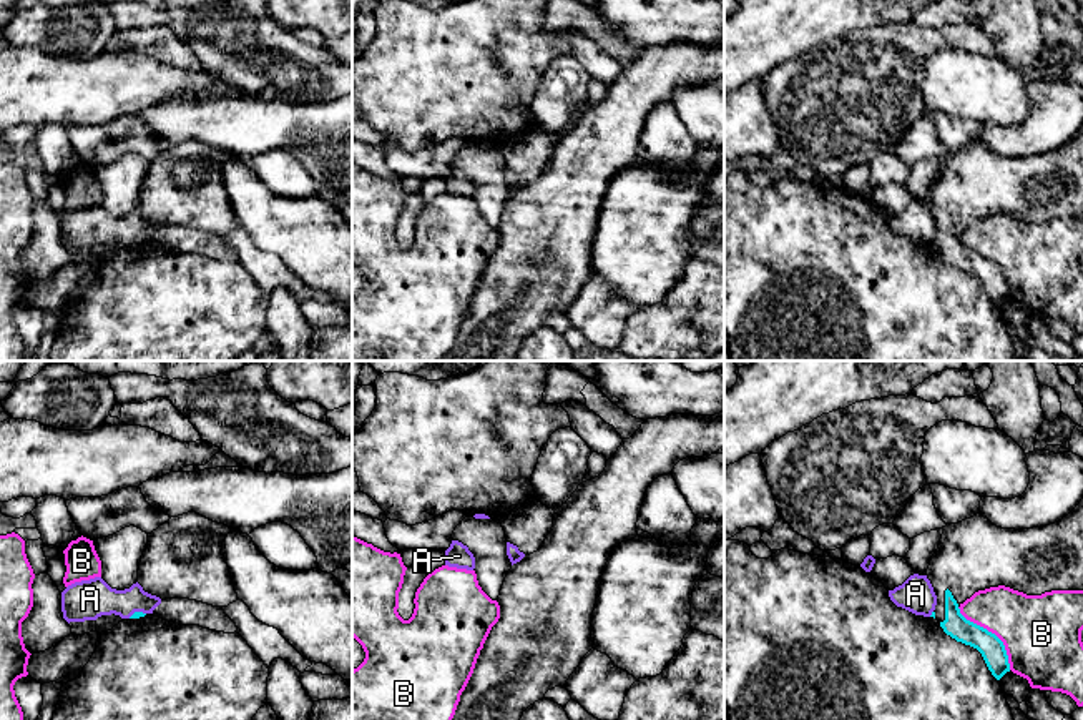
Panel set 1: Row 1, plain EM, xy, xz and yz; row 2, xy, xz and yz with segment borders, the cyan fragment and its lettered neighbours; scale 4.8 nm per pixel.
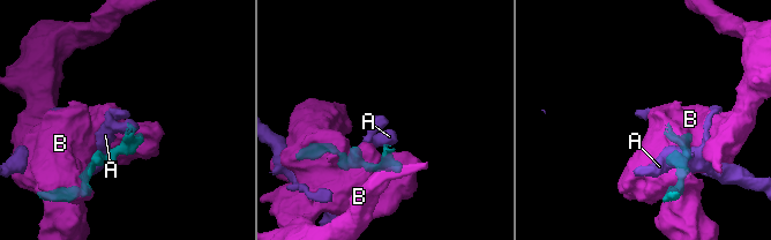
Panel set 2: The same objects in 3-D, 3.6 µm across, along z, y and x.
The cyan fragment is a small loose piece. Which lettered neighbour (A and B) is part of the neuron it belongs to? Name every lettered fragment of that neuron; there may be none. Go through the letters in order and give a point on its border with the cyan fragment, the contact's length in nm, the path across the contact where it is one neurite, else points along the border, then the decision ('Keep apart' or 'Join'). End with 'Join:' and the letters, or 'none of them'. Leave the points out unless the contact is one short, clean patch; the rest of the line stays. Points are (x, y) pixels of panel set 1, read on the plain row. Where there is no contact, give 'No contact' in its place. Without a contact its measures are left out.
A: Touches cyan at xy (137, 240). Shared border 90 nm. Keep apart
B: Touches cyan at yz (990, 260). Shared border 400 nm. Keep apart
Join: none of them

